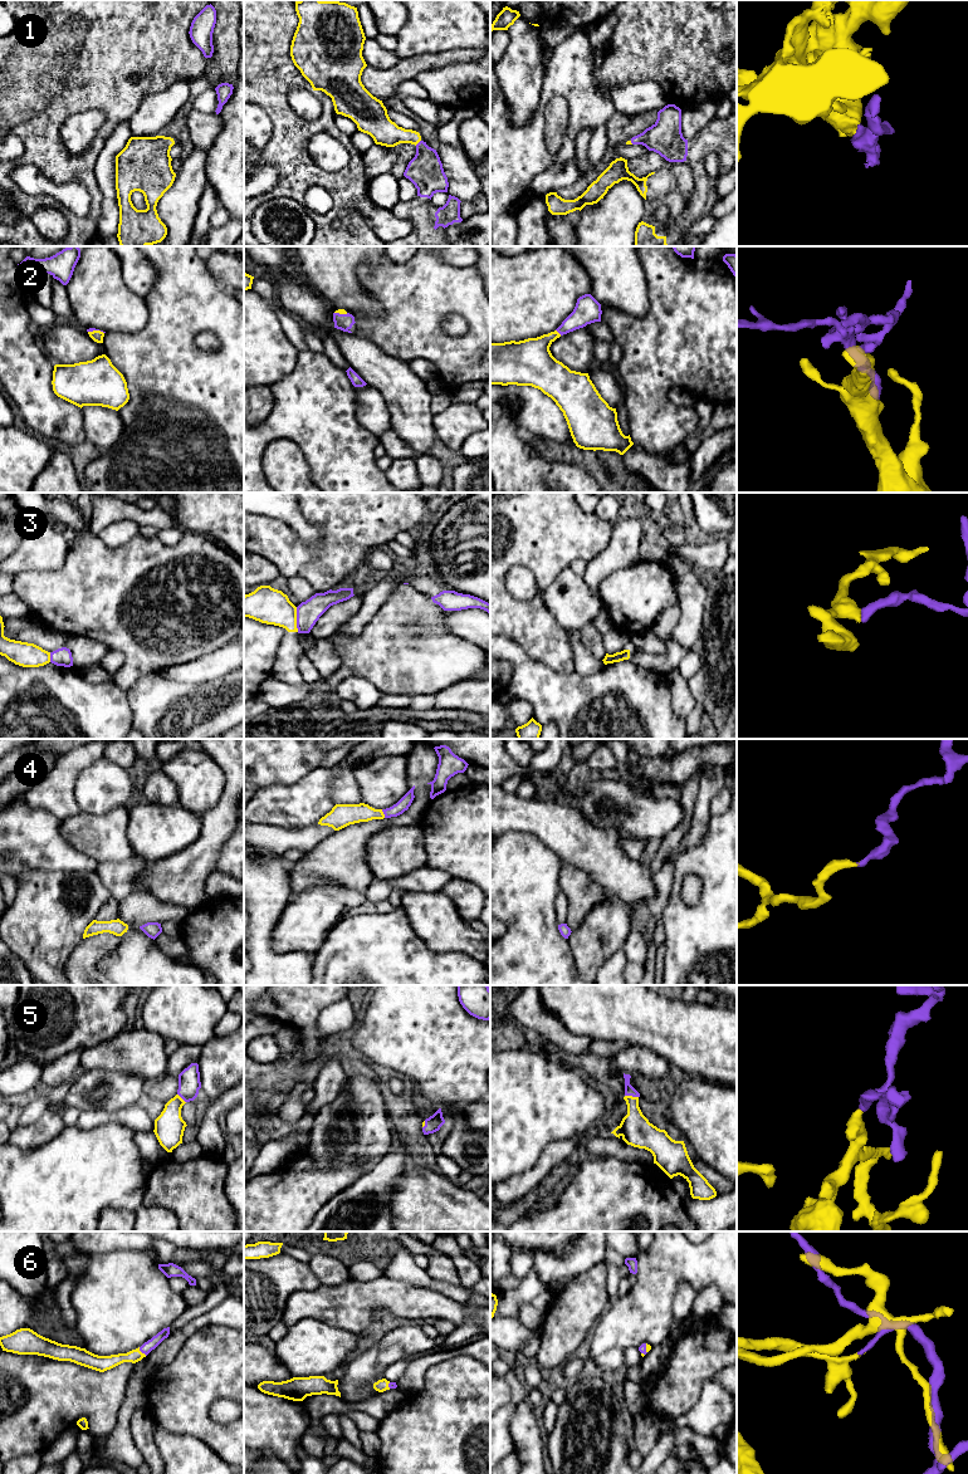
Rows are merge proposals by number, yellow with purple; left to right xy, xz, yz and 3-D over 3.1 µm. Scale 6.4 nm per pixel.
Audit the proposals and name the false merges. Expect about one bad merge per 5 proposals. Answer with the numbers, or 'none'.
3

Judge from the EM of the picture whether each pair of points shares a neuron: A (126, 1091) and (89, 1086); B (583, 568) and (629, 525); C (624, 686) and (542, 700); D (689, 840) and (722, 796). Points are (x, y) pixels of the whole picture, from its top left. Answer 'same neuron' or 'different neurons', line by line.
A: same neuron
B: same neuron
C: same neuron
D: different neurons

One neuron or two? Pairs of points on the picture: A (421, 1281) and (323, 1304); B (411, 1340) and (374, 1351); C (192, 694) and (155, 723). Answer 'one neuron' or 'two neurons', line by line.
A: two neurons
B: one neuron
C: one neuron

